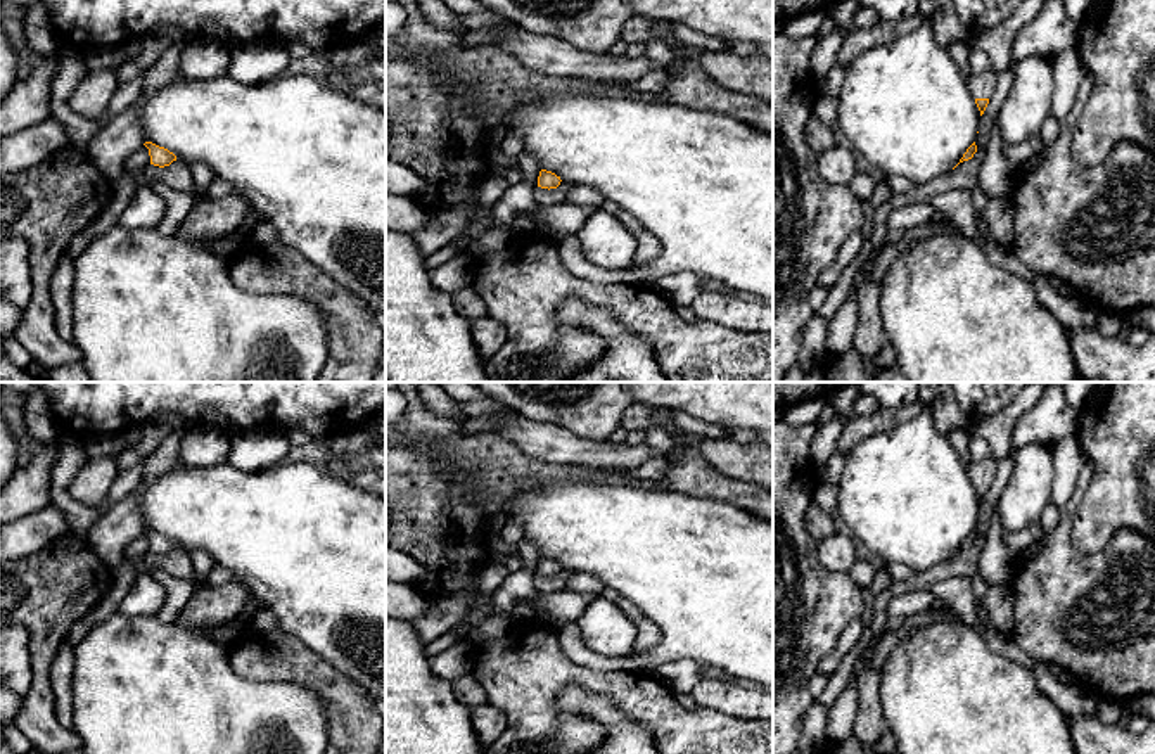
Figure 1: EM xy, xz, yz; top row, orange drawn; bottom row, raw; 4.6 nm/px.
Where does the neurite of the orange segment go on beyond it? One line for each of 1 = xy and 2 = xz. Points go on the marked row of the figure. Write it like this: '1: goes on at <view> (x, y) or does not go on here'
1: does not go on here
2: does not go on here

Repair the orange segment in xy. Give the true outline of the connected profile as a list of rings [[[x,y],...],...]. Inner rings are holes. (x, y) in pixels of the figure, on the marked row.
[[[152,142],[144,144],[149,149],[150,164],[164,168],[176,161],[176,156],[164,147],[159,147]]]

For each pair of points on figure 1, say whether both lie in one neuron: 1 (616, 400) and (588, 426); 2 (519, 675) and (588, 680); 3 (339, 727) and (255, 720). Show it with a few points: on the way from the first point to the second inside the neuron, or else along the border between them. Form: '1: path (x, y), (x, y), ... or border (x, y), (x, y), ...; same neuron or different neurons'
1: path (609, 405), (595, 419); same neuron
2: path (536, 675), (571, 675); same neuron
3: border (306, 689), (312, 689), (322, 701), (327, 735); different neurons

